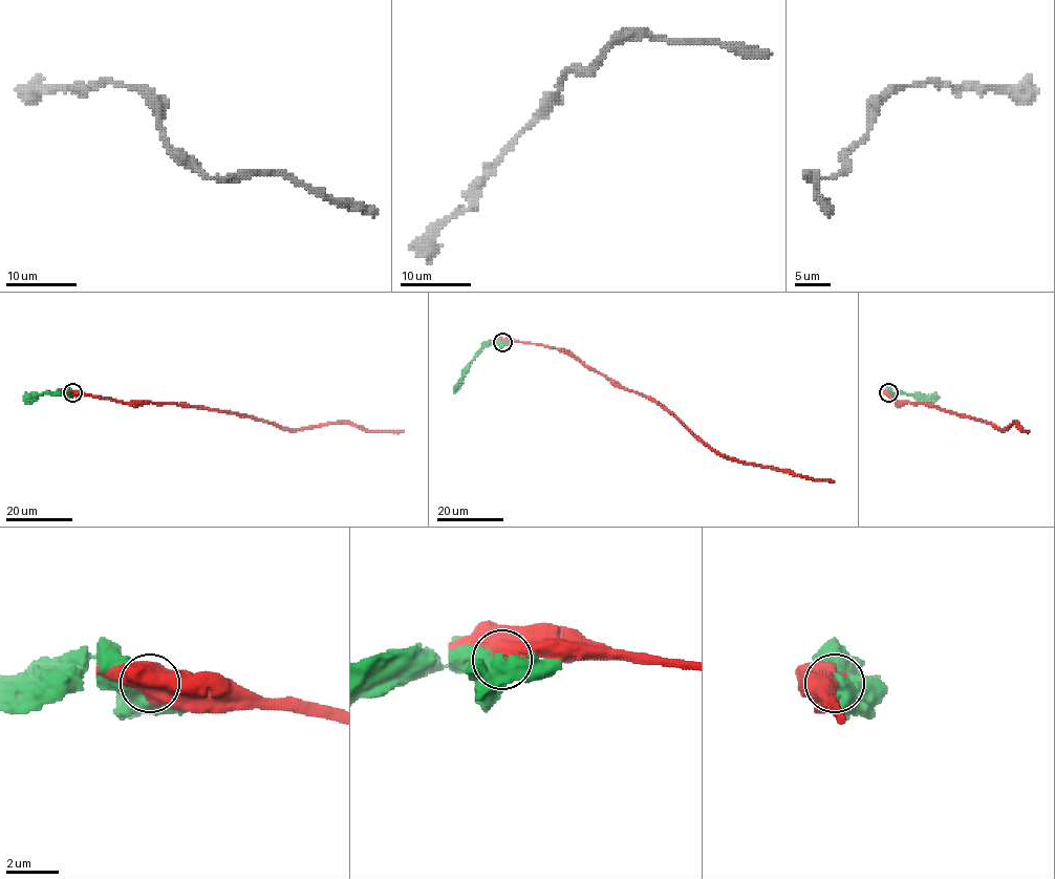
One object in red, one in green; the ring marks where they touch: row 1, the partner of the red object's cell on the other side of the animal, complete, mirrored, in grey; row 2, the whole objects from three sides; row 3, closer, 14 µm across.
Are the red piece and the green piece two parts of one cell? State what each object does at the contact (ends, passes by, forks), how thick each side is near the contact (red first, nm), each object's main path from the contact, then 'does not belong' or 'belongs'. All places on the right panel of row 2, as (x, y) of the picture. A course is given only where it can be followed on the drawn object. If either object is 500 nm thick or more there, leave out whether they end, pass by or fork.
950/900 nm | red via (889, 392), (895, 402), (935, 406), (1000, 429), (1014, 423), (1023, 430), (1030, 431) | green via (889, 392), (940, 398) | does not belong

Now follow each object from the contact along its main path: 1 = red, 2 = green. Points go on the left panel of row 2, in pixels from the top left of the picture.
1: (72, 392), (123, 402), (199, 406), (246, 414), (291, 429), (347, 423), (371, 430), (403, 431)
2: (72, 392), (58, 391), (23, 398)

